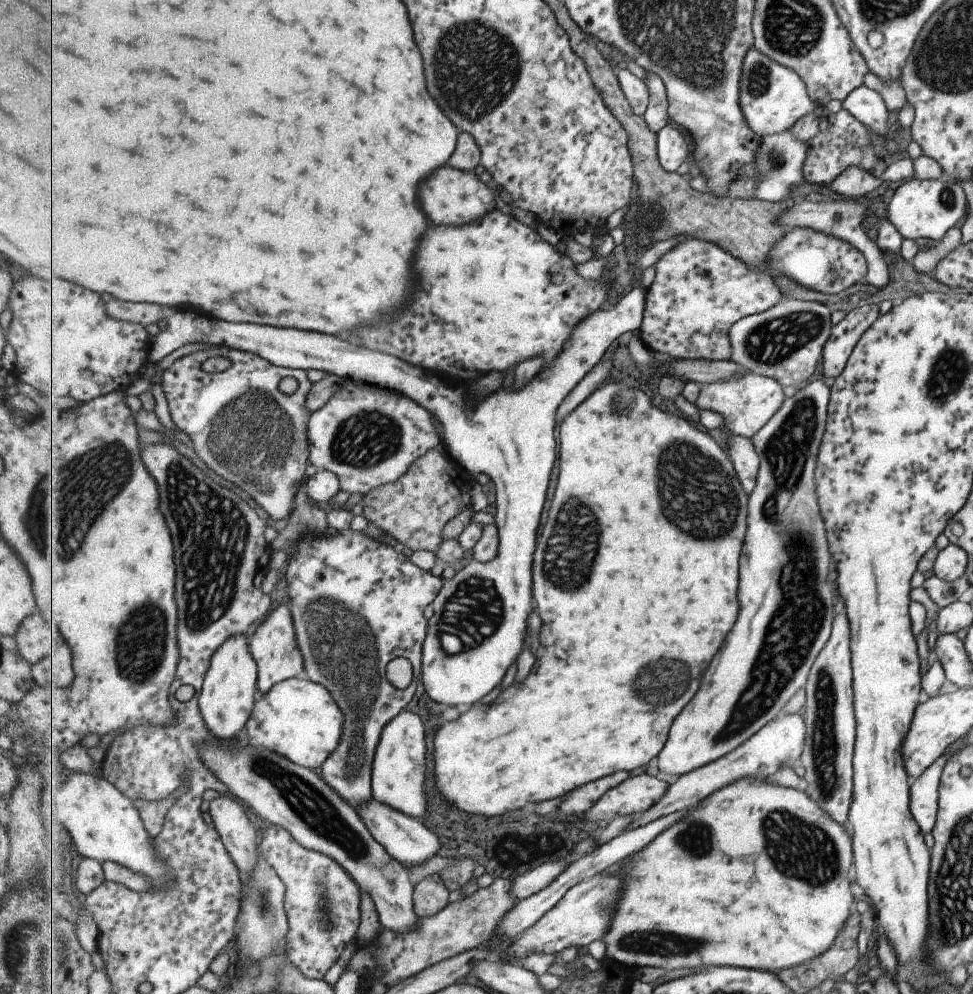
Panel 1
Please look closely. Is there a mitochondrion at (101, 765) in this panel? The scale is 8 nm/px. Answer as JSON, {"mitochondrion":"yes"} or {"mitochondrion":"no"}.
{"mitochondrion":"no"}

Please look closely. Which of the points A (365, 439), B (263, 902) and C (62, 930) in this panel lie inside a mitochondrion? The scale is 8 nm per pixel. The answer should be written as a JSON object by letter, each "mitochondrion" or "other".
{"A":"mitochondrion","B":"mitochondrion","C":"other"}

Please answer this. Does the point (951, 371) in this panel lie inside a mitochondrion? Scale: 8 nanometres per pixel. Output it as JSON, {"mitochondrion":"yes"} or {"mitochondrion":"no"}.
{"mitochondrion":"yes"}

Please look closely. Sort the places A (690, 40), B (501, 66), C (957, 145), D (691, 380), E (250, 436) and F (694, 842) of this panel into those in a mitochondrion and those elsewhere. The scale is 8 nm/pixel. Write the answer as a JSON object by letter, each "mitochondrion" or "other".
{"A":"mitochondrion","B":"mitochondrion","C":"other","D":"other","E":"mitochondrion","F":"mitochondrion"}

